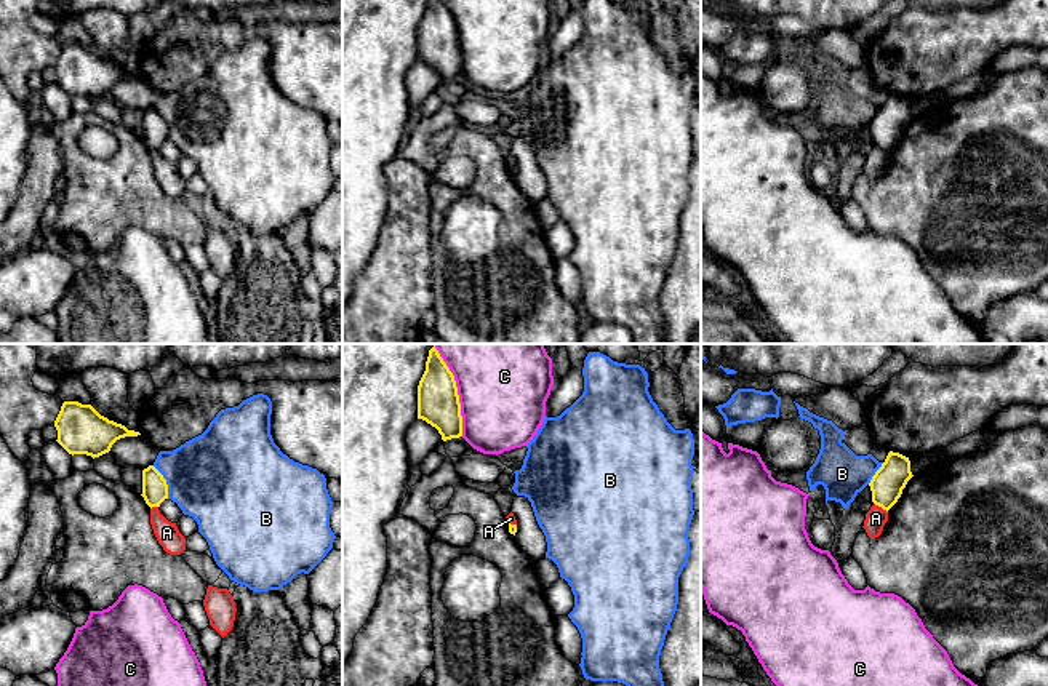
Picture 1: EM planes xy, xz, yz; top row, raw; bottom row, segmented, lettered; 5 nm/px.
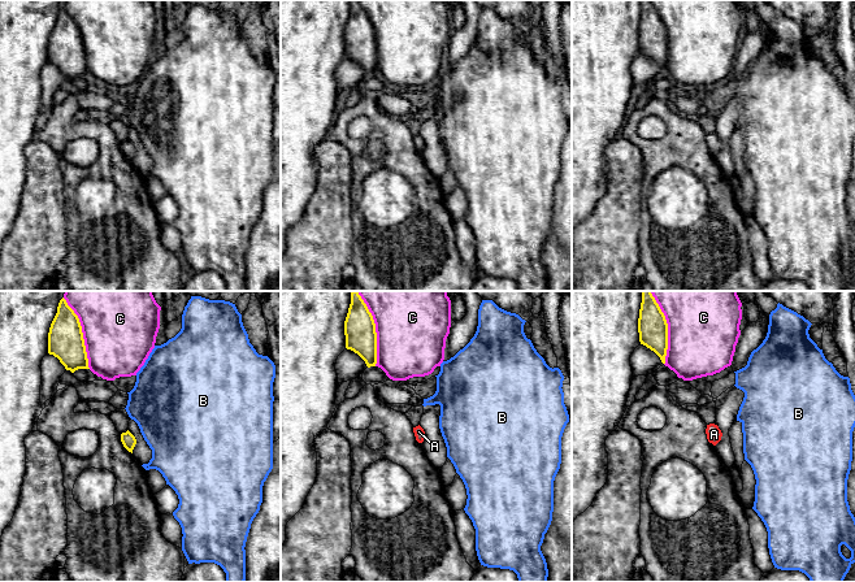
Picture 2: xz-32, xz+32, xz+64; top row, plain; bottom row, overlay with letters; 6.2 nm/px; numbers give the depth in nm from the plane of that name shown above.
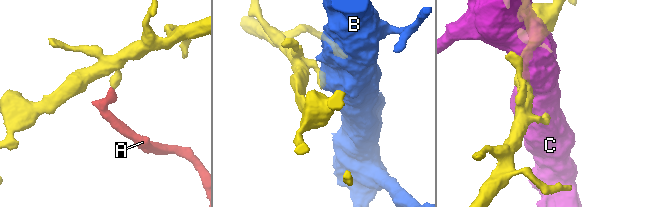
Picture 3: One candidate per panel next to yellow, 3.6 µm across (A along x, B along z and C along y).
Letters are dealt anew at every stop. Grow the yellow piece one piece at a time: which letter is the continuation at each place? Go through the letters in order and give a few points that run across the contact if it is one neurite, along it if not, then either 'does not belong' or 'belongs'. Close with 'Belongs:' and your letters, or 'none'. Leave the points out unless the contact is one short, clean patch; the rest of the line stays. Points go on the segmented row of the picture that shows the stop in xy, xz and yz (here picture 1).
A: yz (874, 502), (887, 512) | does not belong
B: does not belong
C: does not belong
Belongs: none

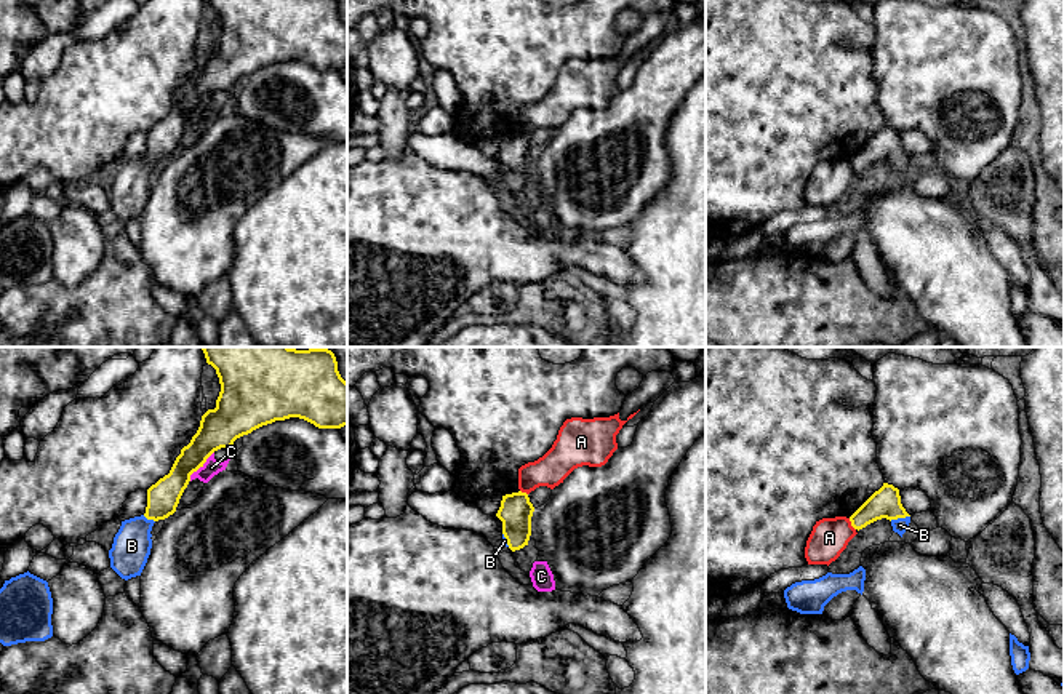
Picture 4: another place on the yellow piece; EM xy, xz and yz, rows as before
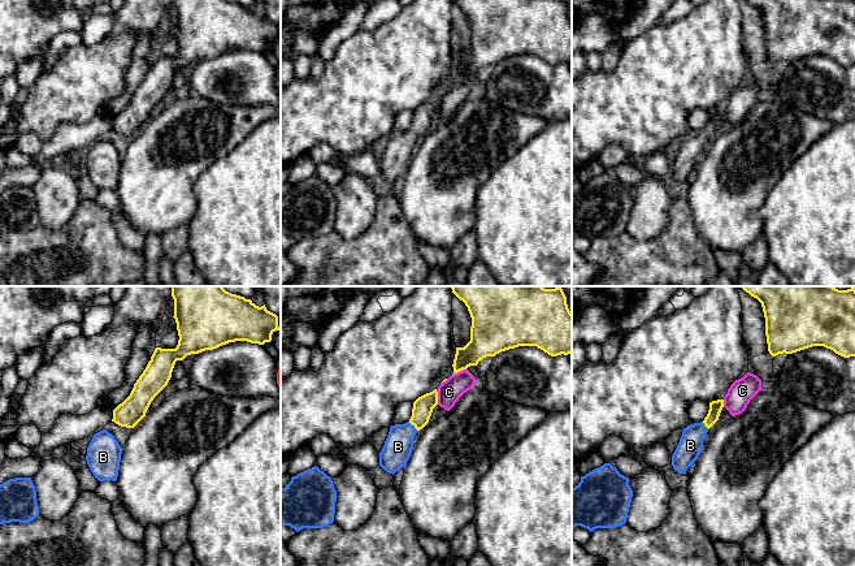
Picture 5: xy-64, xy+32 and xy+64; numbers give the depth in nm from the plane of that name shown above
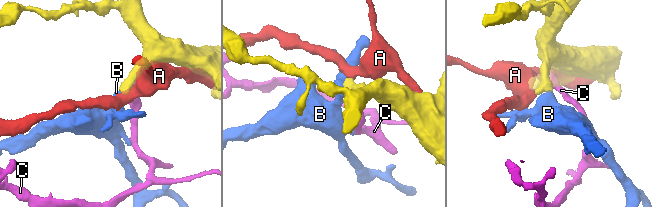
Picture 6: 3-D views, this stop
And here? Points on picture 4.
A: does not belong
B: yz (885, 502), (900, 517), (900, 525) | belongs
C: xy (213, 451), (189, 480) | does not belong
Belongs: B

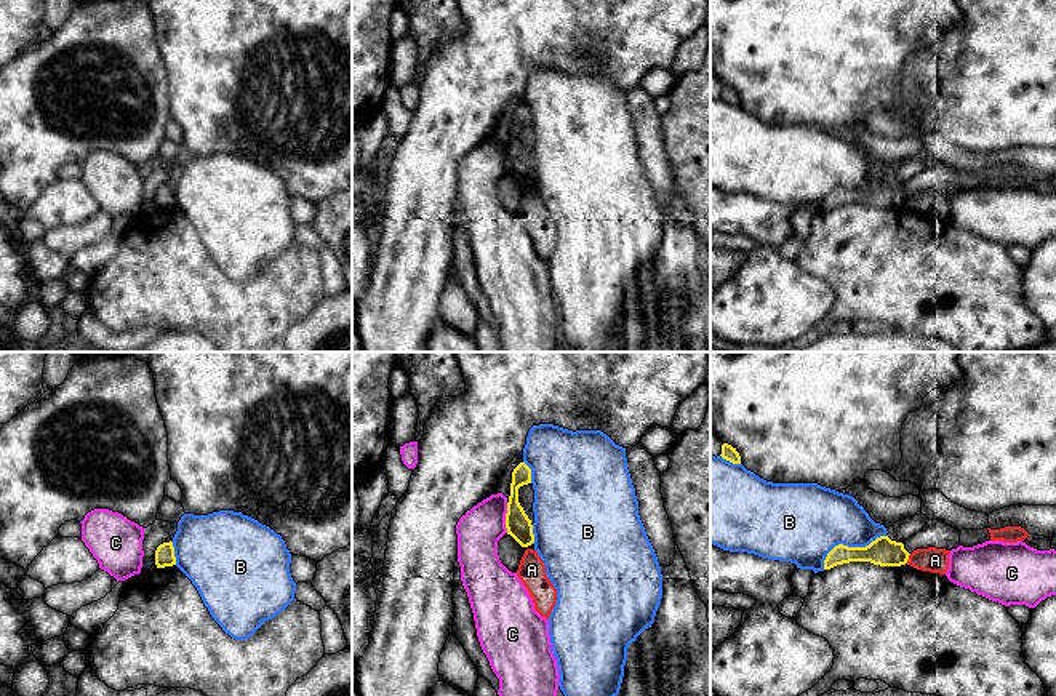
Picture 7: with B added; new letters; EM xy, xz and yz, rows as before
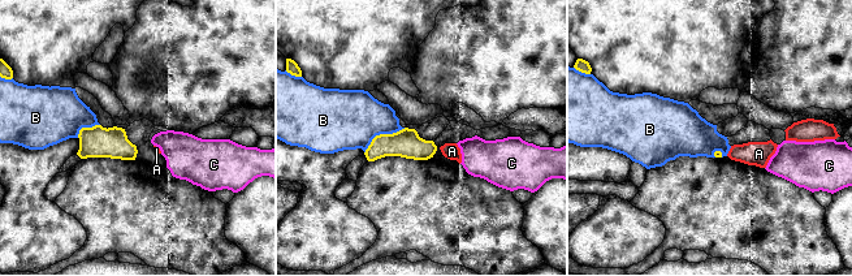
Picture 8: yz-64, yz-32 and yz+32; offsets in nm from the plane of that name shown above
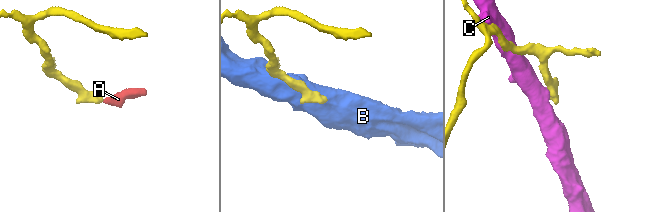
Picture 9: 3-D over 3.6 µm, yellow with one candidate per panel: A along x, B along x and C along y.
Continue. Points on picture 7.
A: yz (885, 552), (908, 559), (935, 560) | belongs
B: does not belong
C: does not belong
Belongs: A

